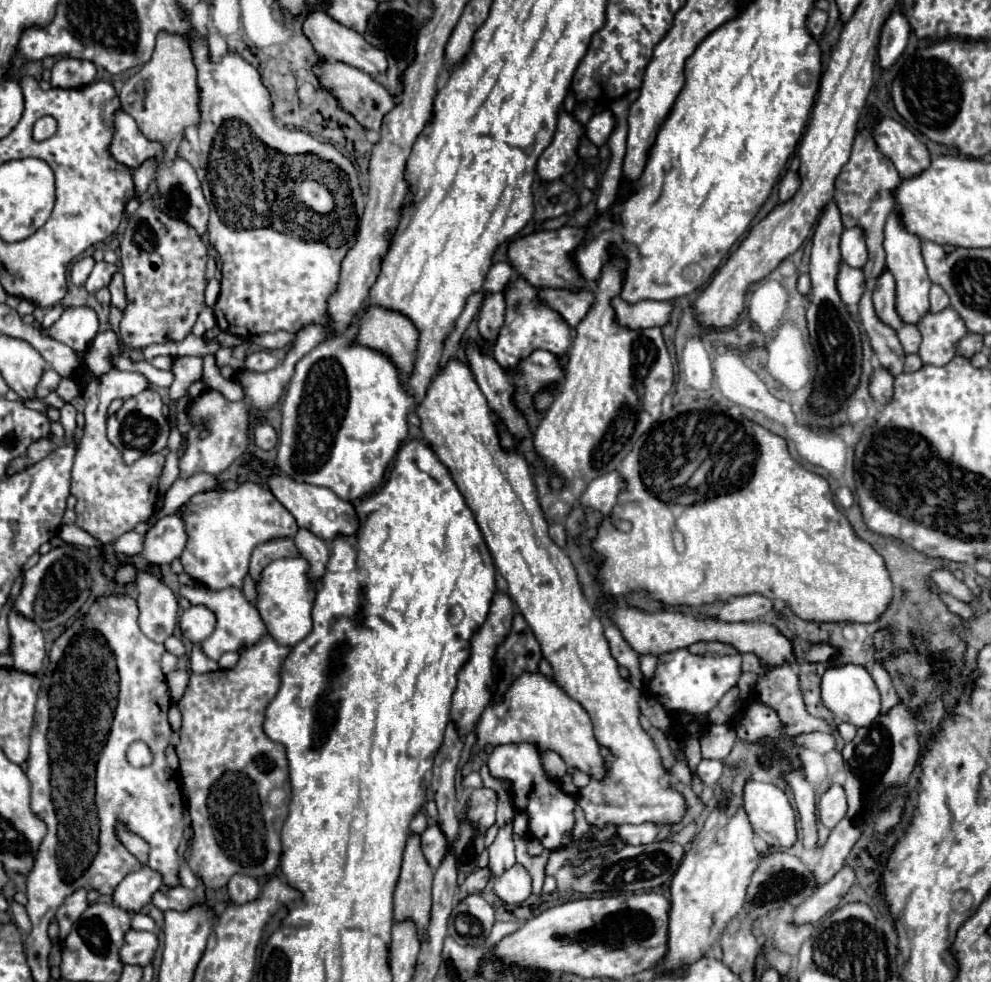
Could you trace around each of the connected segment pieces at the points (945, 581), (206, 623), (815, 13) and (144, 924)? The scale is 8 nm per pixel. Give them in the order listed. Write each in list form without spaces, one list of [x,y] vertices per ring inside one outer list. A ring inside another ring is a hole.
[[[945,568],[933,570],[933,572],[931,572],[931,580],[933,580],[943,592],[947,592],[947,594],[963,600],[963,602],[971,602],[971,592],[969,592],[969,588],[967,588],[963,582],[959,582],[949,570],[945,570]]]
[[[191,606],[189,610],[185,610],[185,614],[181,614],[179,628],[183,636],[193,644],[203,642],[215,628],[215,614],[205,606]]]
[[[815,8],[815,10],[811,10],[809,20],[807,20],[807,26],[809,26],[809,32],[811,32],[815,38],[823,34],[825,24],[827,24],[827,12],[817,10],[817,8]]]
[[[139,912],[132,918],[131,927],[135,930],[153,931],[156,923],[149,915]]]

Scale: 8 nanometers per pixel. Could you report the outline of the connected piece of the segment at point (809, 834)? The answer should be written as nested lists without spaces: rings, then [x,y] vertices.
[[[793,770],[785,776],[799,810],[801,828],[803,828],[803,846],[807,850],[817,848],[817,816],[815,816],[815,794],[801,770]]]

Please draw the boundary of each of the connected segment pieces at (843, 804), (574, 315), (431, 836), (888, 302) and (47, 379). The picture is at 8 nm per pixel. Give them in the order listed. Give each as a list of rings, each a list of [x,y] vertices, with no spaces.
[[[831,786],[819,802],[819,816],[827,828],[833,828],[847,814],[847,800],[843,786]]]
[[[545,288],[545,290],[539,290],[539,298],[547,306],[557,310],[571,328],[575,328],[583,320],[583,316],[587,314],[587,310],[593,304],[593,292],[589,288],[585,288],[581,292]]]
[[[437,824],[429,826],[421,834],[421,850],[423,850],[423,856],[429,862],[429,866],[435,870],[447,852],[447,838]]]
[[[883,272],[879,276],[879,282],[875,286],[875,294],[873,294],[873,306],[877,312],[877,318],[891,326],[893,330],[899,330],[903,326],[903,320],[897,312],[897,304],[895,304],[895,280],[889,272]]]
[[[47,370],[36,387],[35,398],[42,399],[55,391],[55,388],[59,386],[59,380],[61,376],[55,370]]]

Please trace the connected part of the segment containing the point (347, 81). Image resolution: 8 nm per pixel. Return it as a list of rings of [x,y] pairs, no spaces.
[[[323,60],[321,64],[315,66],[315,74],[319,76],[321,86],[327,88],[339,100],[339,104],[343,106],[343,110],[347,110],[349,114],[353,114],[355,120],[363,128],[375,130],[375,132],[381,130],[383,116],[395,106],[395,98],[381,84],[377,84],[369,74],[361,72],[359,68],[353,68],[353,66],[343,64],[343,62],[335,62],[333,64],[329,60]]]

